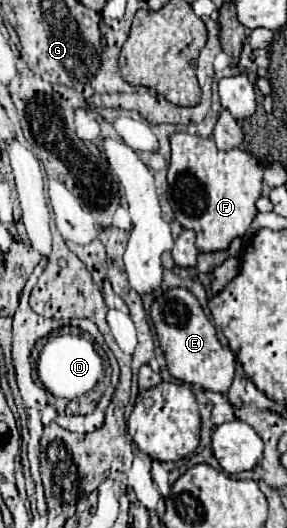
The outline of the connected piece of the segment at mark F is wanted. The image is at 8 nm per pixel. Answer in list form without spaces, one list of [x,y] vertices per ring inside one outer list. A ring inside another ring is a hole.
[[[175,133],[171,137],[169,205],[185,229],[197,233],[197,247],[205,253],[225,251],[235,237],[245,237],[257,215],[255,201],[261,197],[263,167],[241,149],[219,151],[211,137]]]

